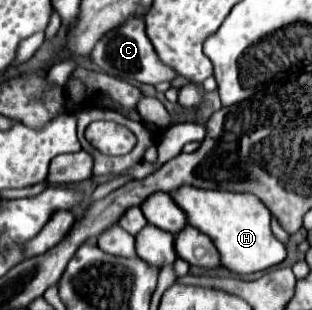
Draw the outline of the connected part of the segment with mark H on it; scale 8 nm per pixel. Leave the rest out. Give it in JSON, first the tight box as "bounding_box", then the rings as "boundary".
{"bounding_box":[172,188,286,274],"boundary":[[[180,188],[172,198],[186,212],[190,226],[196,226],[210,236],[222,256],[222,266],[228,270],[236,274],[254,274],[268,270],[286,258],[286,246],[272,236],[270,210],[254,194]]]}

